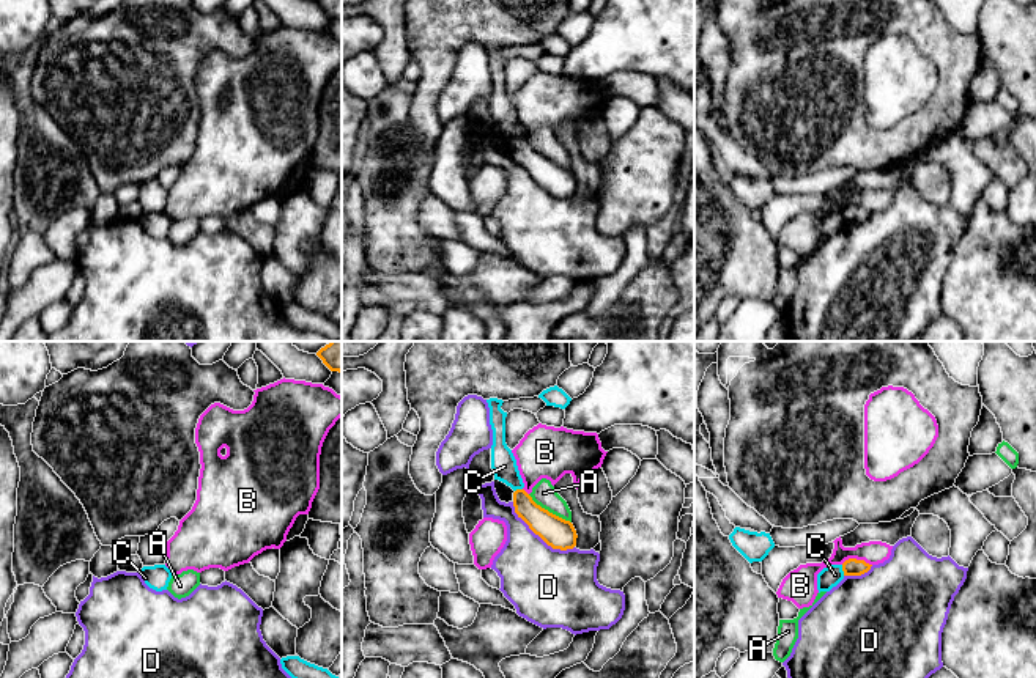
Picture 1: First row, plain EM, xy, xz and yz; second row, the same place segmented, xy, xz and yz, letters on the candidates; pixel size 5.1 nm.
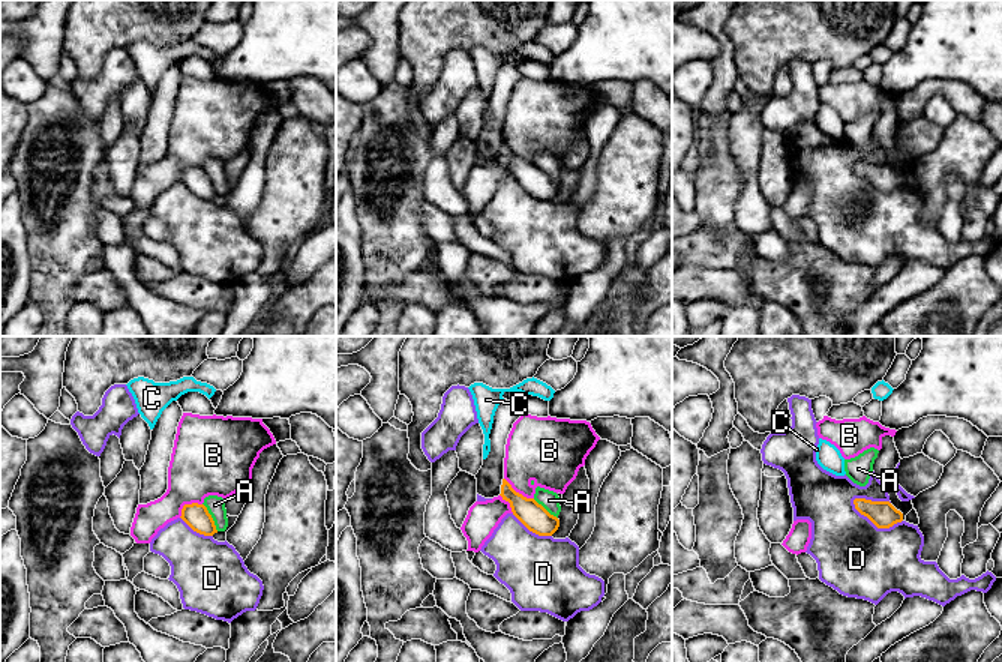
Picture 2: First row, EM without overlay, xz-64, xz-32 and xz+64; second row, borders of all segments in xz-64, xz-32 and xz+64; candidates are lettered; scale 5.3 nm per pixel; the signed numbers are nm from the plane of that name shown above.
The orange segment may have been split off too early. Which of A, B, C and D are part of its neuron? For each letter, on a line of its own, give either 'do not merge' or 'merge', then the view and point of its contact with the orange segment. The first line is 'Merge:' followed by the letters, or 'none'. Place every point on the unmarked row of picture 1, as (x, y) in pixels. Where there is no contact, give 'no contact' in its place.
Merge: none
A: do not merge; meets orange in xz at (548, 159)
B: do not merge; meets orange in yz at (855, 206)
C: do not merge; meets orange in yz at (843, 217)
D: do not merge; meets orange in xz at (539, 183)

